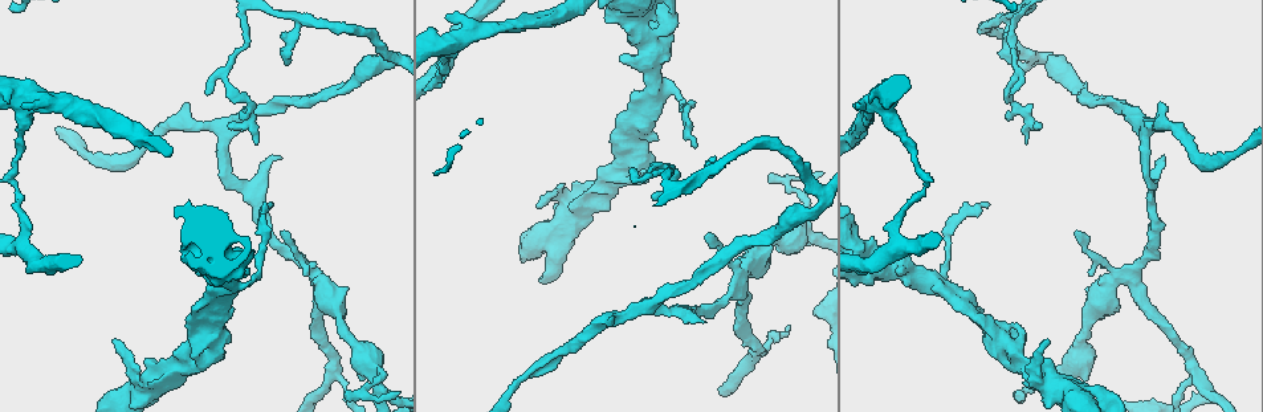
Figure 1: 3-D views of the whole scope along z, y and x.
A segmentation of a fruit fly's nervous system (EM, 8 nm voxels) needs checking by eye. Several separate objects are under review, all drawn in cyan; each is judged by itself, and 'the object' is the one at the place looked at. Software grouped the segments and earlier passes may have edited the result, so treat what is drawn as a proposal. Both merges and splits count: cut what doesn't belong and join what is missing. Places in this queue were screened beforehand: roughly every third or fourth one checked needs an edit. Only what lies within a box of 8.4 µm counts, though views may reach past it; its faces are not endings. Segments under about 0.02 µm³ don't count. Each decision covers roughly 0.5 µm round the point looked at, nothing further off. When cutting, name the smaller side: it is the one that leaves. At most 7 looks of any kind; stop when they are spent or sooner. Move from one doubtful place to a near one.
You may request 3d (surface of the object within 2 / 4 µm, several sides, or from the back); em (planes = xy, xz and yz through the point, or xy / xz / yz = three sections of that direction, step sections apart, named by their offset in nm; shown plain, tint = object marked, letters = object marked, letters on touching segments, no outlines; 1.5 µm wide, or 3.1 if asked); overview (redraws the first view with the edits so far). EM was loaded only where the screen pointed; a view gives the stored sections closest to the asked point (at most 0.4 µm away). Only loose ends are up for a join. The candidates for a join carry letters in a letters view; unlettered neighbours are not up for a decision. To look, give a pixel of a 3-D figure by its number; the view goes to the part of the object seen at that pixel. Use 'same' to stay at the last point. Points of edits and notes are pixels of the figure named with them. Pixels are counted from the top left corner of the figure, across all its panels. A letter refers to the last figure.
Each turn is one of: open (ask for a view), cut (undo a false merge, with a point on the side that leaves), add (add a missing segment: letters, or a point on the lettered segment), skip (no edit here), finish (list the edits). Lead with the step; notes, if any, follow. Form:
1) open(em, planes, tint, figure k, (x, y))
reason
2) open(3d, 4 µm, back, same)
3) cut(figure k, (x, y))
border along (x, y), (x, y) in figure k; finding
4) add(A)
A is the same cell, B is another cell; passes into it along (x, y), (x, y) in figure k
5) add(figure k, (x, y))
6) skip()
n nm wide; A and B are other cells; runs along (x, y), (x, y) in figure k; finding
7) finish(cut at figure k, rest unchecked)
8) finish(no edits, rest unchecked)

open(3d, 2 µm, figure 1, (649, 151))
branch stops here

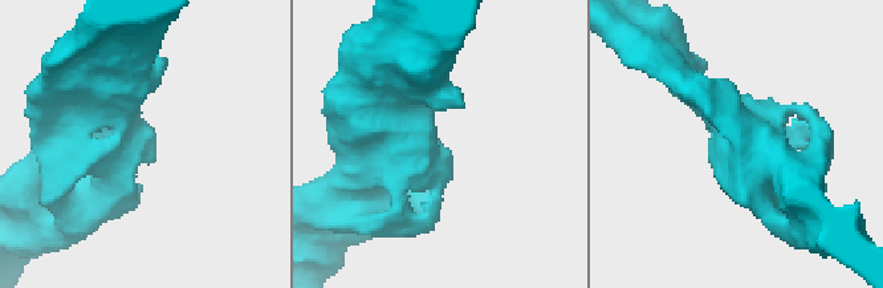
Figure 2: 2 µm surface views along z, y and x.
open(em, xz, step 8, letters, figure 2, (136, 158))

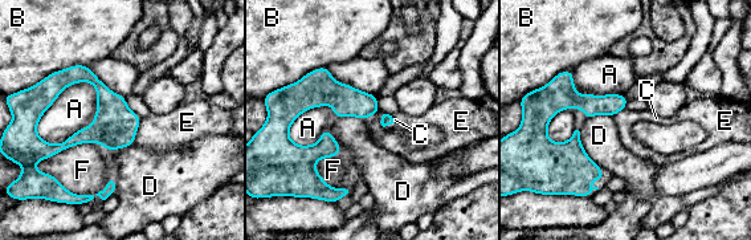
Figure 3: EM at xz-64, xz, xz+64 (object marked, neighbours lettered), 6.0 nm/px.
skip()
A, B, C, D, E and F are other cells; none of them fits

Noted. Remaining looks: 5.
open(3d, 2 µm, figure 1, (281, 158))
free end

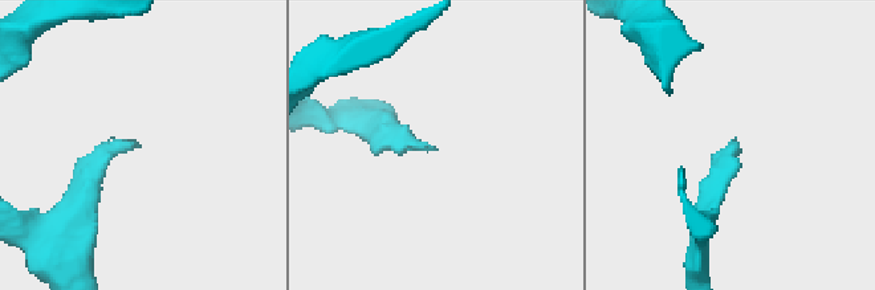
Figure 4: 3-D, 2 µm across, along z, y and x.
open(em, xz, step 8, tint, figure 4, (733, 148))

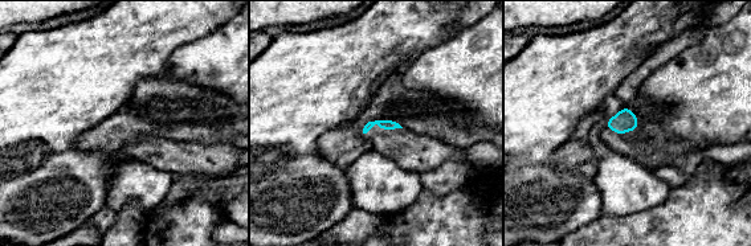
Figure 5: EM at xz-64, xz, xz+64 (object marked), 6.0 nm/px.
open(em, yz, step 4, letters, same)
cut it another way

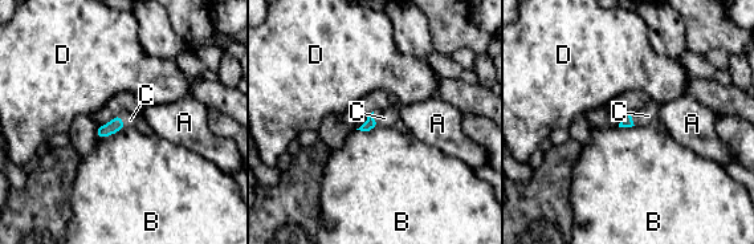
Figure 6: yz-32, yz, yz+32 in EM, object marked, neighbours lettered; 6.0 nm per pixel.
add(C)
C is the same cell, A, B and D are other cells; passes into it along (370, 123), (374, 118), (384, 118) in figure 6; it goes on there

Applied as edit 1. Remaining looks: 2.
open(em, planes, letters, figure 1, (146, 359))
an open end

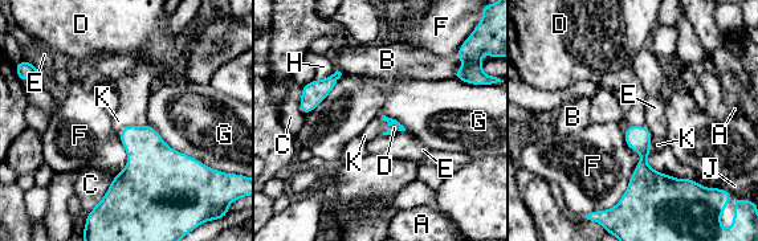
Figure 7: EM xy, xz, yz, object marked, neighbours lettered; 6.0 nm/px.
skip()
F touches over 550 nm; A, B, C, D, E, F, G, H, J and K are other cells; border along (626, 125), (644, 126) in figure 7; none of them fits

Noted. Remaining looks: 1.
finish(add at figure 6, rest unchecked)

